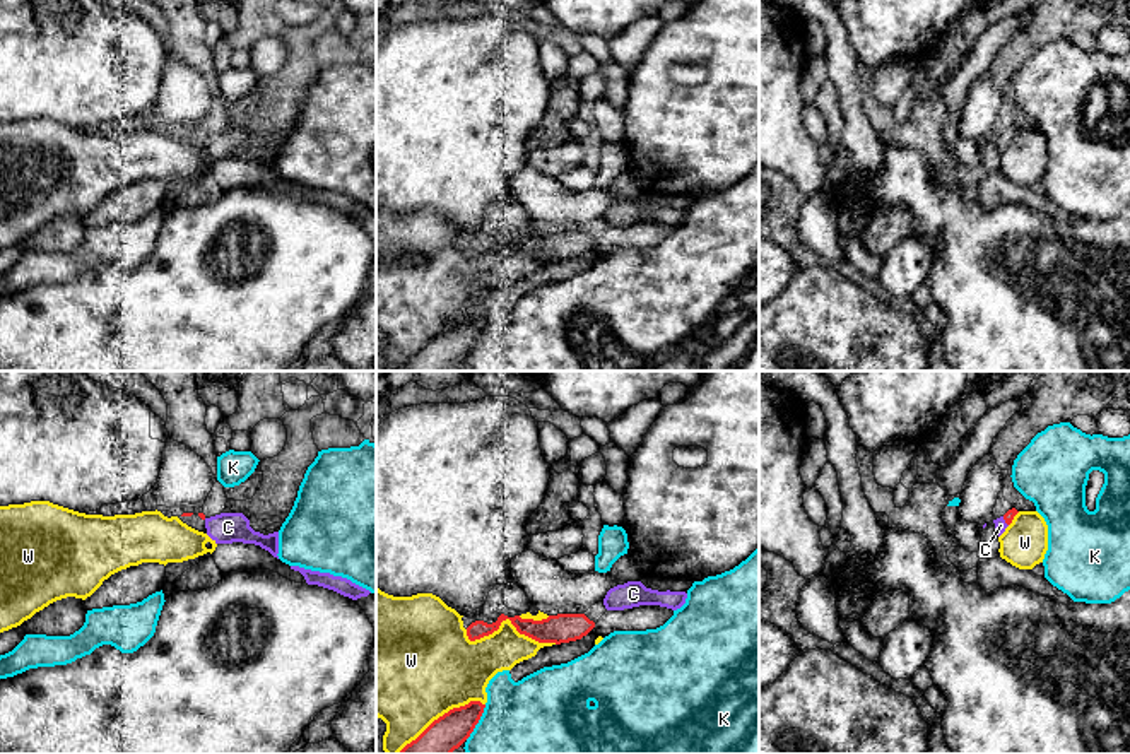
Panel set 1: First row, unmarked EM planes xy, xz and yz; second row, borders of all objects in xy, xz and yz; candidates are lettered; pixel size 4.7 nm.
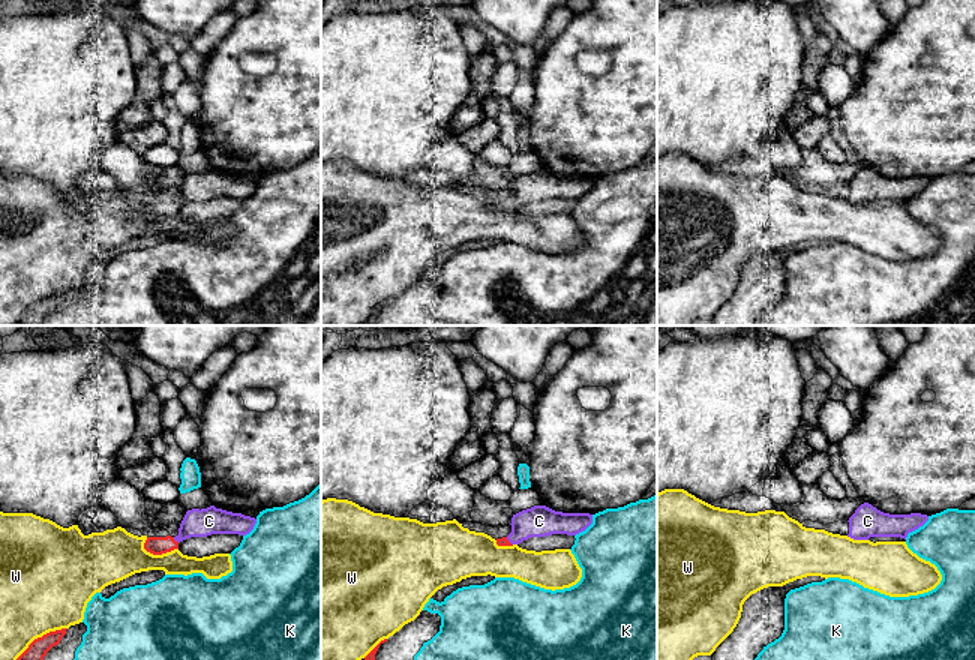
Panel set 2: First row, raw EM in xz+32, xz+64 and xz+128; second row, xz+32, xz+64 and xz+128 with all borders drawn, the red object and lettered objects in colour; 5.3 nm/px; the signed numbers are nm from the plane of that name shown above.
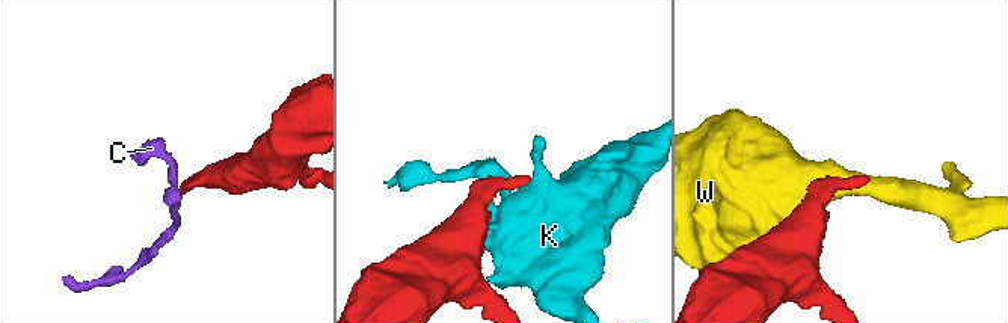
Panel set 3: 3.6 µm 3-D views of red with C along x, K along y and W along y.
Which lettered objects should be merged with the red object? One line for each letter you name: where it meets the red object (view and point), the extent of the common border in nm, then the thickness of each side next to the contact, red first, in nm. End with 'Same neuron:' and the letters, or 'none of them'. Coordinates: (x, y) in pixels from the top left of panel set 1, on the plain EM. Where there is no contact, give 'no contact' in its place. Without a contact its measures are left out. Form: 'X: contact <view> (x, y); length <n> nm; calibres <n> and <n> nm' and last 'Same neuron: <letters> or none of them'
C: contact yz (1006, 139); length 50 nm; calibres 50 and 60 nm
Same neuron: C

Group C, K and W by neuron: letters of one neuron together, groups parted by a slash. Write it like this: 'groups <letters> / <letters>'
groups C / K / W

